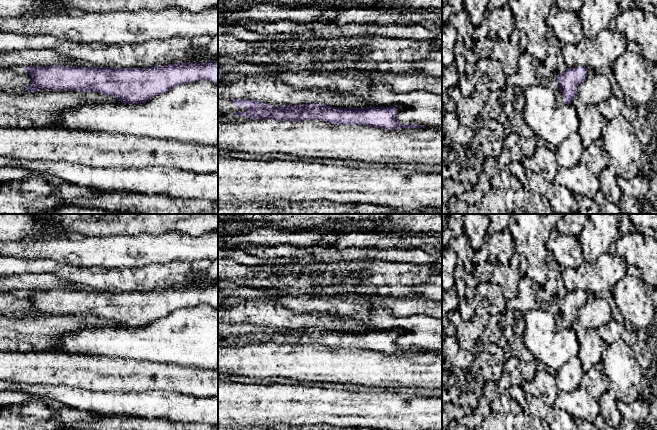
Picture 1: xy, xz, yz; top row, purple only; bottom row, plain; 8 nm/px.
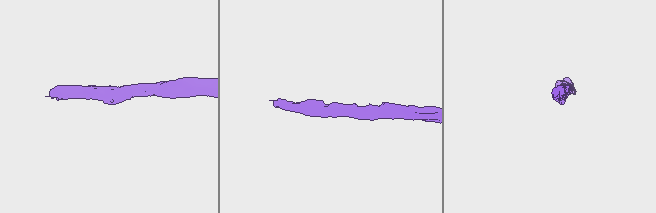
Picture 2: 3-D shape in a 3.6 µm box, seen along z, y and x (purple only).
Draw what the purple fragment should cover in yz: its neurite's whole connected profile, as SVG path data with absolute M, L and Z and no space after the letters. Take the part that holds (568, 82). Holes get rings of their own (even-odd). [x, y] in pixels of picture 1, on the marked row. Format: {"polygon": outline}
{"polygon": "M575 66L567 68L564 74L558 75L559 89L555 92L556 105L571 104L577 95L577 86L585 81L587 68Z"}

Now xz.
{"polygon": "M218 99L218 115L235 114L250 119L275 119L279 121L302 122L306 120L322 120L335 125L361 125L368 127L395 130L400 128L426 128L418 124L403 124L397 120L398 111L395 106L390 107L364 107L364 108L337 108L321 103L309 103L302 105L279 105L275 108L271 104L250 99Z"}

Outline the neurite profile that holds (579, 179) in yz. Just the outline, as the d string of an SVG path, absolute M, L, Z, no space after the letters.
M582 162L571 168L559 168L553 181L569 191L594 198L600 191L598 176L593 174Z

